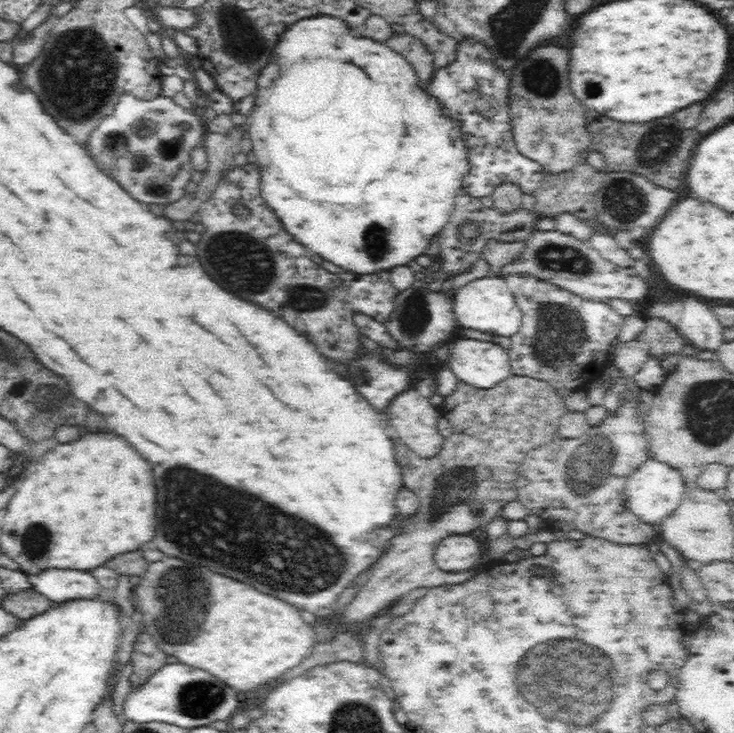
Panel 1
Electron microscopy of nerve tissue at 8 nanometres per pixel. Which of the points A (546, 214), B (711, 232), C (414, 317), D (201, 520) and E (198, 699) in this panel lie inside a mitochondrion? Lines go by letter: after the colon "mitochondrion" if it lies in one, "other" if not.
A: other
B: other
C: mitochondrion
D: mitochondrion
E: mitochondrion

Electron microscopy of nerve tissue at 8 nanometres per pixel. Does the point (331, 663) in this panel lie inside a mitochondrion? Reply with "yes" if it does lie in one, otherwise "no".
no

